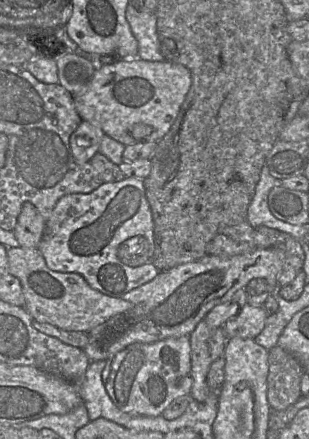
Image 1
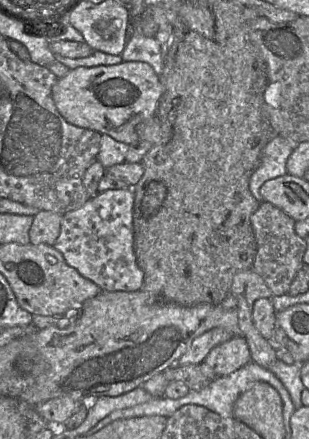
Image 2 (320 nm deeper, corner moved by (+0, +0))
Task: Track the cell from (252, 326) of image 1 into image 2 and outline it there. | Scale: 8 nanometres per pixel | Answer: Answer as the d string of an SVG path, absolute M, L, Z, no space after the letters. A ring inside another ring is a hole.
M242 335L214 347L204 360L204 365L213 378L224 377L251 362L249 347Z

